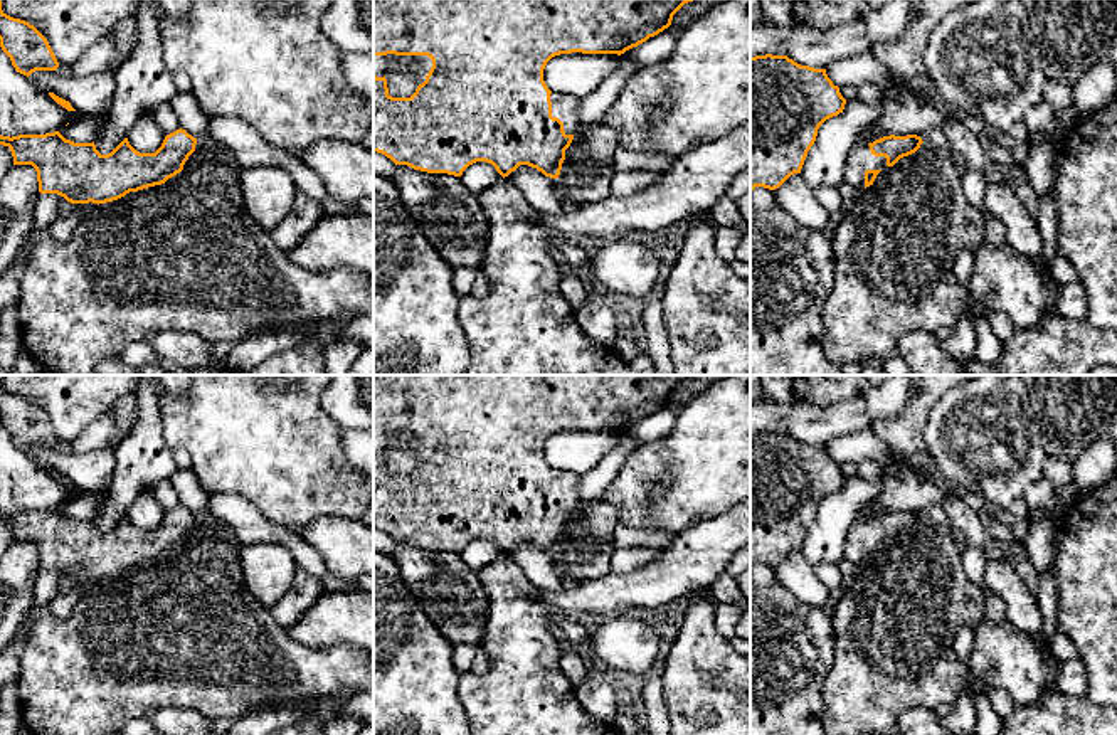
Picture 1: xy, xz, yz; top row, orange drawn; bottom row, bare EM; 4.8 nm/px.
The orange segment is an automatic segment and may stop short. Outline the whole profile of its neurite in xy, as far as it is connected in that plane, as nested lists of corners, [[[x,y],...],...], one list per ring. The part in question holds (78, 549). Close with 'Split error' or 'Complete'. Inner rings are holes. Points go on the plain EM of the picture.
[[[185,506],[165,513],[155,530],[136,528],[124,515],[111,530],[101,531],[93,520],[74,520],[59,508],[45,511],[2,513],[0,521],[8,523],[13,542],[32,542],[37,548],[39,568],[57,570],[71,580],[106,580],[148,563],[161,562],[183,547],[195,528],[197,515]]]. Complete

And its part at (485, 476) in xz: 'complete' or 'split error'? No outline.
split error

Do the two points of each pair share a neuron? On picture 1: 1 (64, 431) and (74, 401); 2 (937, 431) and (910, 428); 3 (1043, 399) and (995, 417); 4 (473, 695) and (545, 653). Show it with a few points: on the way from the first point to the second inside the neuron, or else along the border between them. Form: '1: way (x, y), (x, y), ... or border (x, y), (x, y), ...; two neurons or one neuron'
1: way (66, 424), (69, 407); one neuron
2: border (944, 392), (932, 407), (924, 429), (927, 453); two neurons
3: border (1027, 392), (1042, 443); two neurons
4: way (492, 695), (503, 695), (527, 671); one neuron

